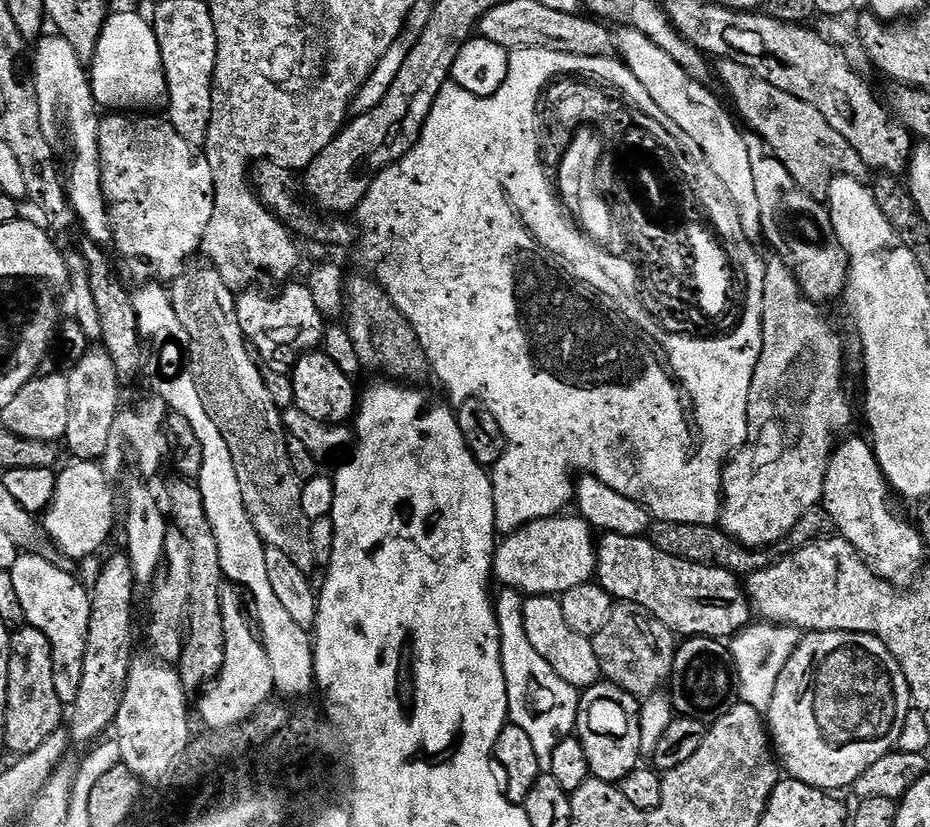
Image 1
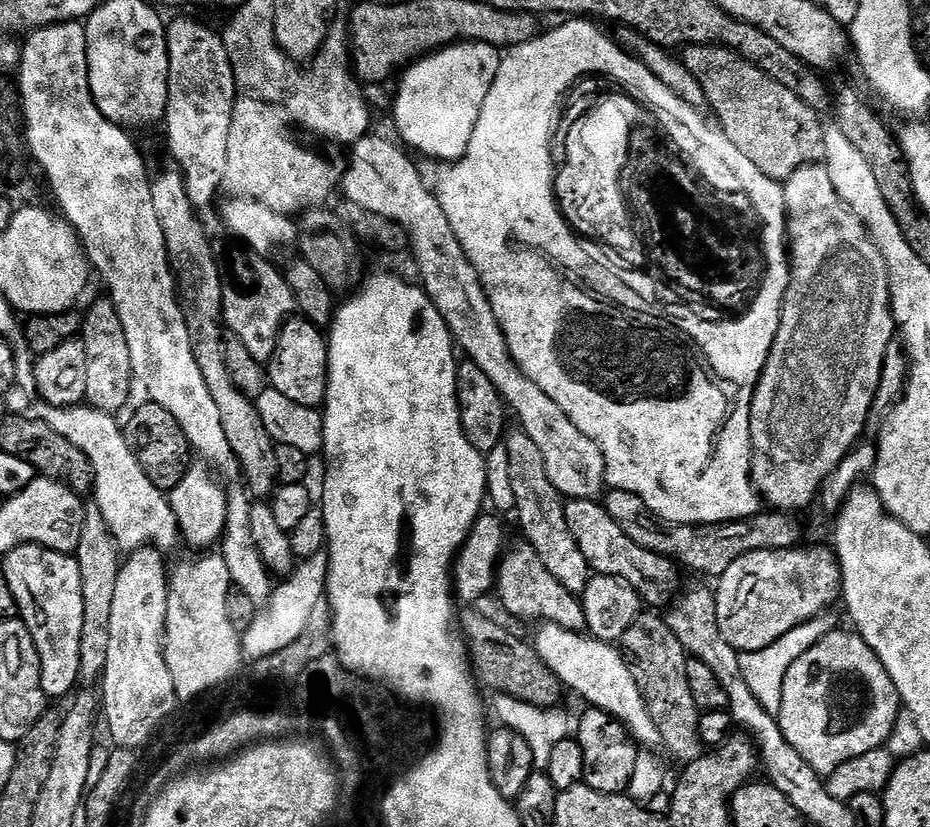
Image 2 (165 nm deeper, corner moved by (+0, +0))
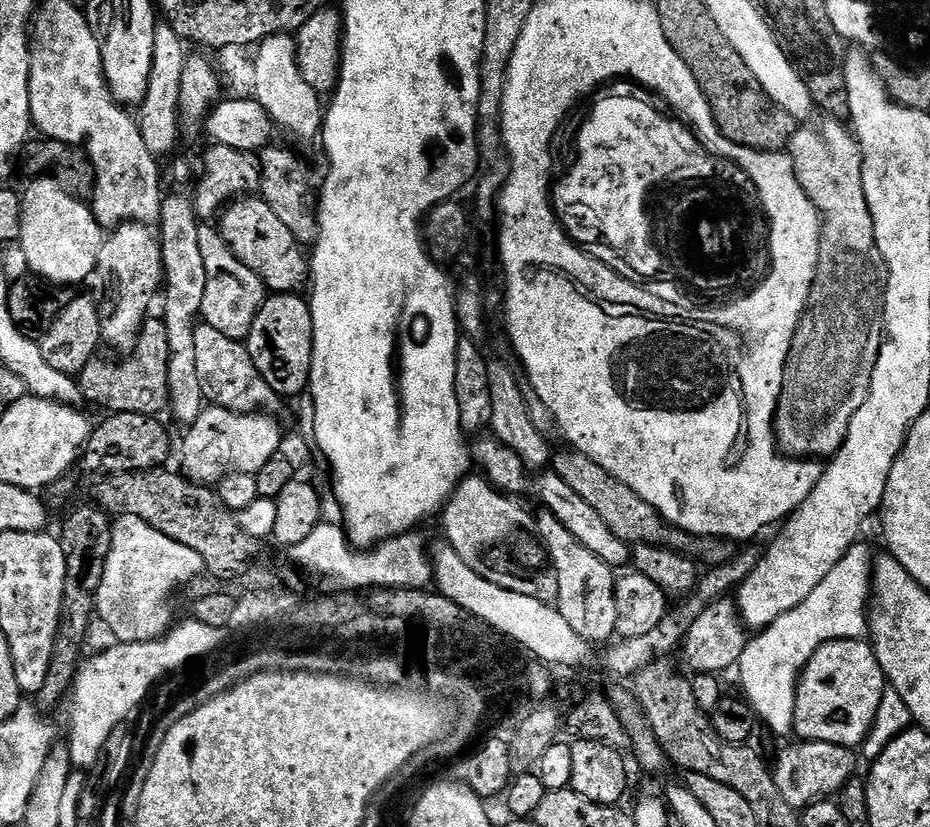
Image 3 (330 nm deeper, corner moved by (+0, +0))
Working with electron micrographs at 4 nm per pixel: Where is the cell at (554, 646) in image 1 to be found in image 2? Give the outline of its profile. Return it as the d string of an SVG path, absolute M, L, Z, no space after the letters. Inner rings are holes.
M519 542L507 549L501 559L496 574L495 591L500 592L500 600L504 608L512 616L525 616L532 620L557 624L571 632L584 632L587 629L586 614L581 597L577 593L566 590L550 570L542 563L542 558L526 542Z

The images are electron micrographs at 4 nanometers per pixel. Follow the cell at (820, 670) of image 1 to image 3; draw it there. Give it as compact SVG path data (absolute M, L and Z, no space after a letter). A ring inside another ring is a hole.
M867 639L863 640L831 640L812 655L805 666L796 685L796 701L794 702L793 733L800 740L814 742L830 742L838 746L855 749L863 745L868 732L874 726L874 718L878 714L878 706L882 703L882 694L886 690L884 671L876 657L876 651Z

